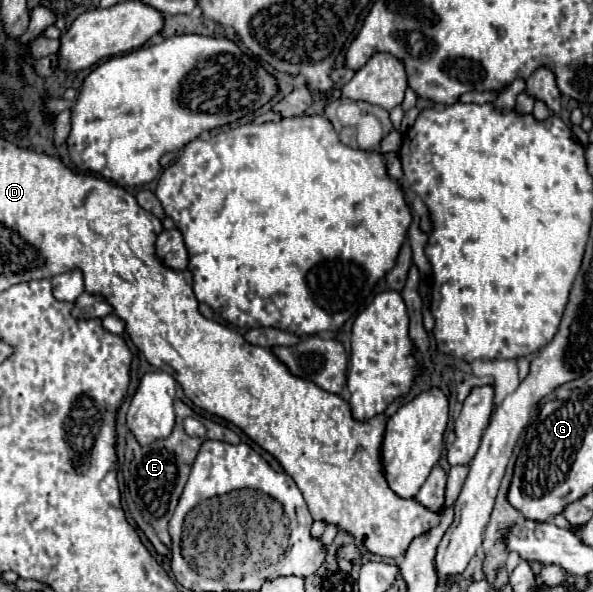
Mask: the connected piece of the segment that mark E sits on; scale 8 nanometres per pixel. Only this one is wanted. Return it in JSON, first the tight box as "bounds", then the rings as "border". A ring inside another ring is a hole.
{"bounds":[125,399,203,547],"border":[[[175,399],[175,415],[177,415],[177,423],[175,423],[175,429],[169,437],[165,439],[159,439],[159,441],[153,441],[151,445],[139,445],[135,441],[135,437],[129,433],[125,443],[127,443],[127,455],[131,455],[131,461],[127,465],[129,469],[129,481],[127,481],[127,487],[131,491],[131,497],[137,505],[137,509],[141,511],[143,519],[157,531],[157,537],[163,545],[171,547],[171,537],[169,537],[169,531],[167,531],[167,525],[173,517],[173,511],[179,503],[179,497],[183,493],[183,487],[189,479],[189,473],[191,473],[191,463],[199,451],[199,445],[203,443],[201,437],[189,437],[185,431],[183,431],[183,419],[185,417],[193,417],[195,413],[179,399]]]}

